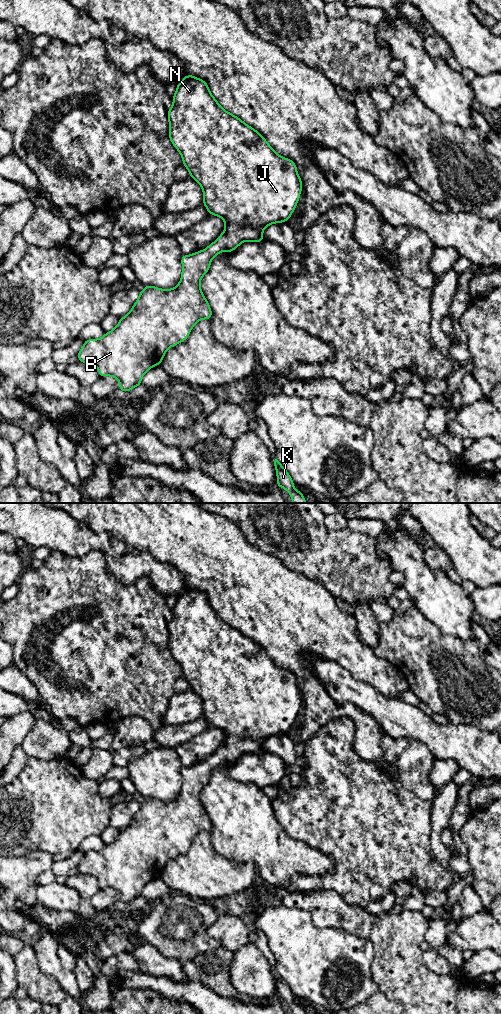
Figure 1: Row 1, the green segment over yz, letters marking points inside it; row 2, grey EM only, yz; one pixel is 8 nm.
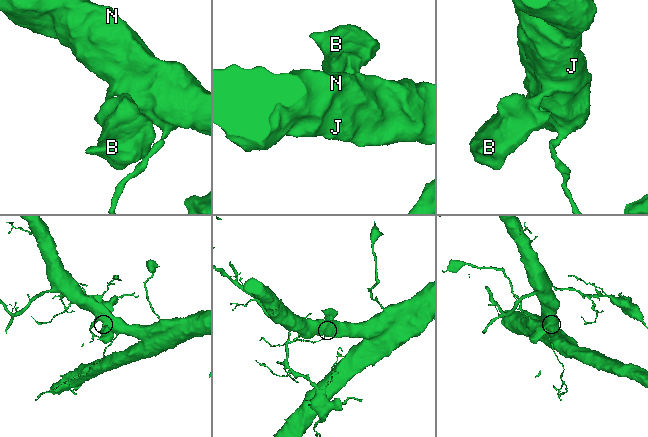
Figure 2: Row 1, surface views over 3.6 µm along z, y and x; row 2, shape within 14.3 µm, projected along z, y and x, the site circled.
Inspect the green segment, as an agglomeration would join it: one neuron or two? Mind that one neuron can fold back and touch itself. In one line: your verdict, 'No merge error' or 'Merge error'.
No merge error

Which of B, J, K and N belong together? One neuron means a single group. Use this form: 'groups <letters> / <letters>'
groups B J K N

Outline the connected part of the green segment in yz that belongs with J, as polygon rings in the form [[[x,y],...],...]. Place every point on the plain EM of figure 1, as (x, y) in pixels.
[[[186,587],[177,596],[173,617],[167,628],[169,650],[183,671],[190,688],[203,701],[203,716],[210,727],[225,733],[223,745],[207,760],[191,767],[182,767],[182,786],[178,797],[172,801],[161,801],[146,797],[140,803],[131,823],[120,830],[118,837],[100,851],[88,851],[77,866],[80,874],[97,878],[100,889],[113,888],[119,893],[119,902],[129,904],[140,898],[143,887],[152,879],[161,876],[168,860],[187,851],[194,837],[201,831],[211,831],[212,822],[201,803],[200,792],[208,784],[211,772],[222,763],[232,764],[245,753],[264,753],[263,742],[274,735],[287,734],[294,724],[302,702],[302,692],[296,676],[277,666],[266,651],[240,630],[224,622],[211,606],[207,595]]]

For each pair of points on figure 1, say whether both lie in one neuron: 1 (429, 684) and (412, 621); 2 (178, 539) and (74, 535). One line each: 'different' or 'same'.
1: same
2: different

